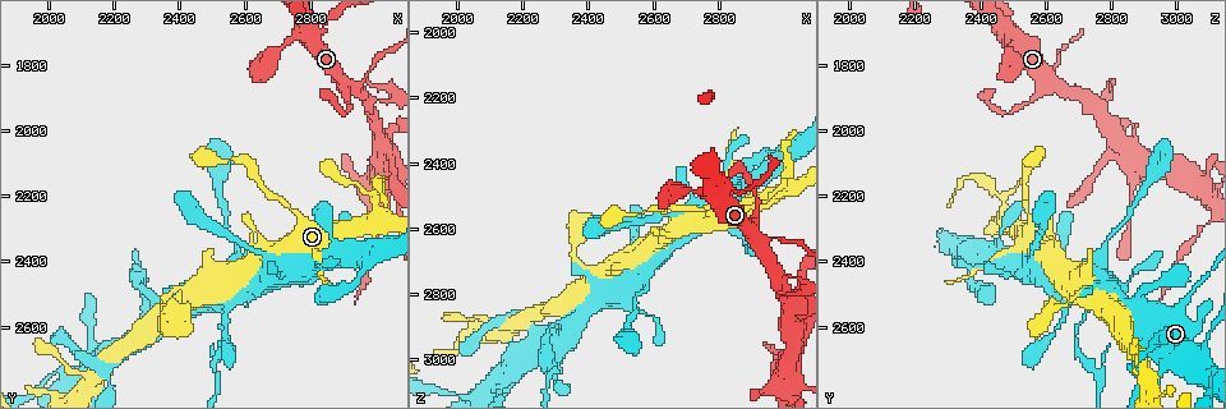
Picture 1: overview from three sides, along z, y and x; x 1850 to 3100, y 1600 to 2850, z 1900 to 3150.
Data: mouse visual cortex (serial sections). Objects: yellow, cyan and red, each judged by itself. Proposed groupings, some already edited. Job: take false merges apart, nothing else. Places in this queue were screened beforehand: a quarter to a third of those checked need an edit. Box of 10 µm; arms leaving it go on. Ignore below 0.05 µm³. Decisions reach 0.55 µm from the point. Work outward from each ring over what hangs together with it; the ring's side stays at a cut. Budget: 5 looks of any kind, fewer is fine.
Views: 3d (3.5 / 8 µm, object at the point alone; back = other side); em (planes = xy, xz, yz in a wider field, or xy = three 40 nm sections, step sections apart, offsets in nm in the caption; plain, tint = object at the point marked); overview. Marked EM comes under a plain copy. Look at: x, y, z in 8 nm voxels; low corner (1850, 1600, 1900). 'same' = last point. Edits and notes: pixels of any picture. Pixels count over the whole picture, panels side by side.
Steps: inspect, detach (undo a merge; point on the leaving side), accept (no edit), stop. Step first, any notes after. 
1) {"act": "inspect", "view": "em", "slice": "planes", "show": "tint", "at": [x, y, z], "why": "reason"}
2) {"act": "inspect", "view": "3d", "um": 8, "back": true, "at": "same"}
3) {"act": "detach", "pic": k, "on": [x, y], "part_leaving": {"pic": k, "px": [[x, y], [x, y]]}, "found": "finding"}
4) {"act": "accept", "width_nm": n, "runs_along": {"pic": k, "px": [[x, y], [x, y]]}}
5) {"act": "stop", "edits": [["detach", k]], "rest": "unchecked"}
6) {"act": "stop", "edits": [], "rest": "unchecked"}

{"act": "inspect", "view": "3d", "um": 3.5, "at": [2840, 1690, 2480], "why": "abrupt turn"}

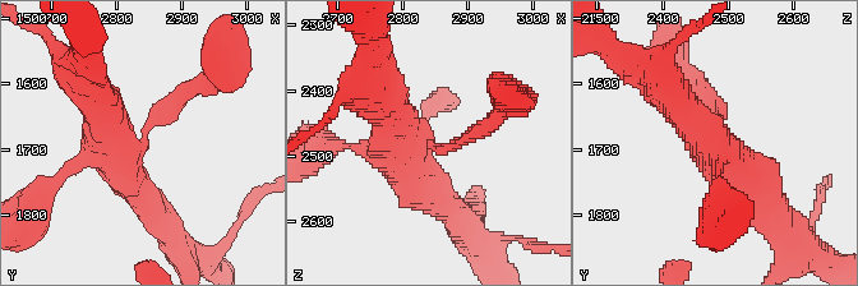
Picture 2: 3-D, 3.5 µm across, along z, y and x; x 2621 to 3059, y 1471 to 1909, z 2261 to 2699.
{"act": "inspect", "view": "em", "slice": "planes", "show": "tint", "at": [2845, 1680, 2475], "arms": 4, "arm_widths_nm": [200, 350, 450, 450], "why": "need the tissue"}

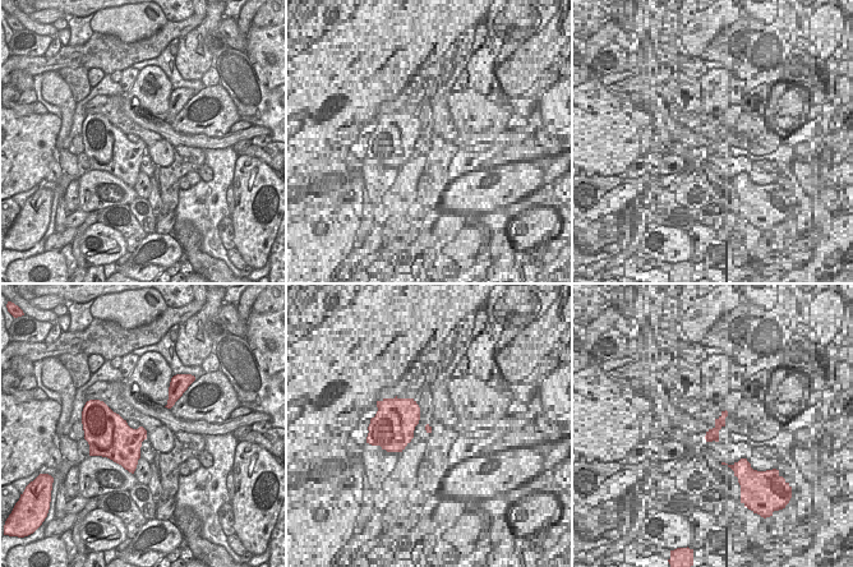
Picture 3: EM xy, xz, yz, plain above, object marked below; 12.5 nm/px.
{"act": "accept", "runs_along": {"pic": 2, "px": [[137, 192], [121, 156], [203, 86]]}, "found": "one cell here"}

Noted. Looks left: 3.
{"act": "inspect", "view": "3d", "um": 3.5, "at": [2960, 1840, 2620], "why": "four-way junction"}

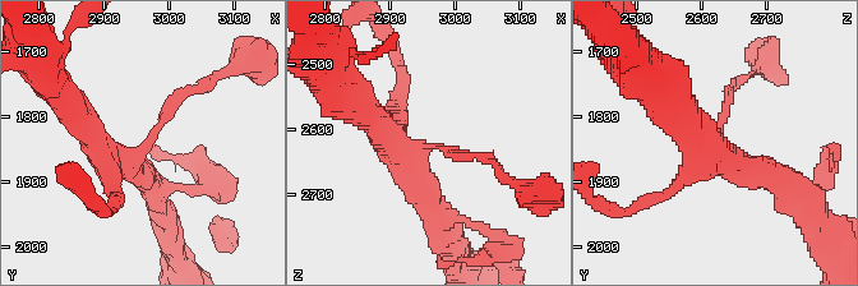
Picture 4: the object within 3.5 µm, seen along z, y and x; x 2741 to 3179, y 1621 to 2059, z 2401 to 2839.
{"act": "inspect", "view": "em", "slice": "xy", "step": 5, "show": "tint", "at": [2960, 1835, 2625], "arms": 4, "arm_widths_nm": [150, 250, 300, 350]}

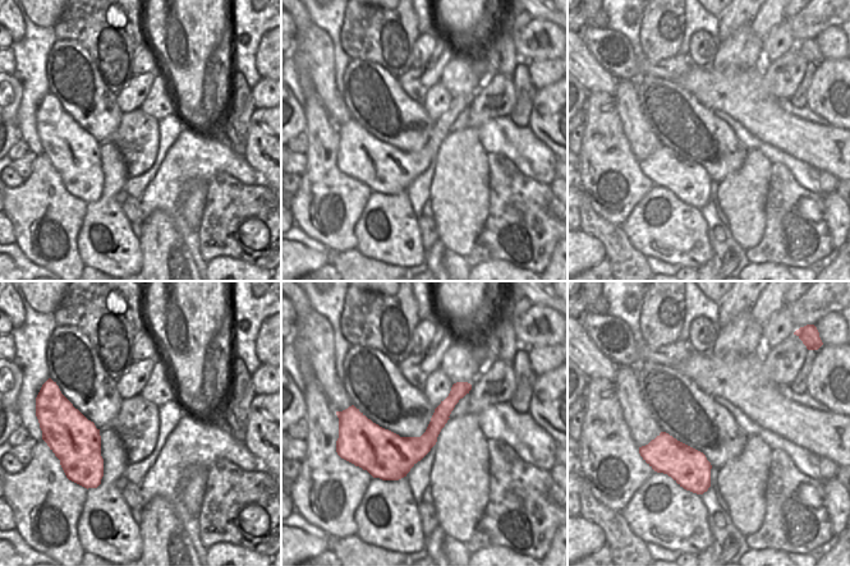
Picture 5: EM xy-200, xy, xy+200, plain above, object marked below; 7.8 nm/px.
{"act": "accept", "runs_along": {"pic": 4, "px": [[376, 121], [407, 153], [434, 144], [489, 161]]}, "found": "continuous, no second cell"}

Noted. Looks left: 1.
{"act": "stop", "edits": [], "rest": "unchecked"}

